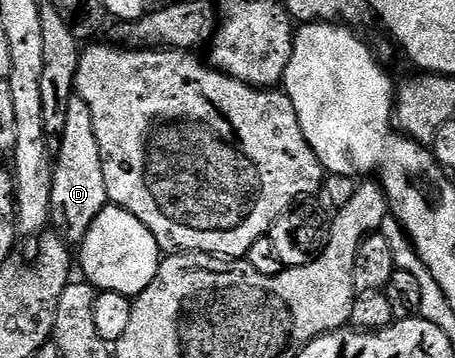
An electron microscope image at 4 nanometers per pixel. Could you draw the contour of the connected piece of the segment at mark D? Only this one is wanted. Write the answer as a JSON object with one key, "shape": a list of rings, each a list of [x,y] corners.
{"shape":[[[78,96],[69,100],[69,113],[65,115],[65,128],[61,135],[57,157],[53,162],[55,179],[51,193],[51,212],[58,233],[68,243],[82,243],[93,220],[109,205],[105,192],[105,172],[101,148],[97,148],[97,136],[93,132],[93,116],[89,104]]]}

